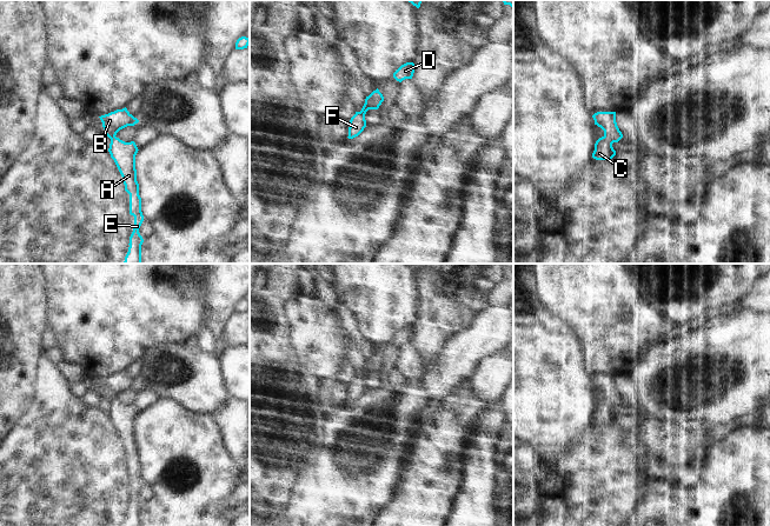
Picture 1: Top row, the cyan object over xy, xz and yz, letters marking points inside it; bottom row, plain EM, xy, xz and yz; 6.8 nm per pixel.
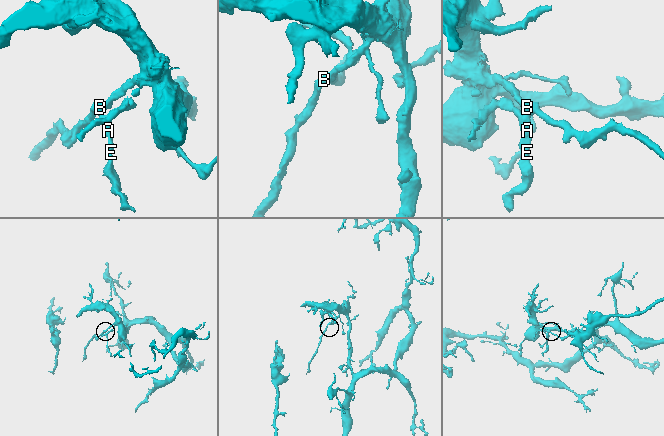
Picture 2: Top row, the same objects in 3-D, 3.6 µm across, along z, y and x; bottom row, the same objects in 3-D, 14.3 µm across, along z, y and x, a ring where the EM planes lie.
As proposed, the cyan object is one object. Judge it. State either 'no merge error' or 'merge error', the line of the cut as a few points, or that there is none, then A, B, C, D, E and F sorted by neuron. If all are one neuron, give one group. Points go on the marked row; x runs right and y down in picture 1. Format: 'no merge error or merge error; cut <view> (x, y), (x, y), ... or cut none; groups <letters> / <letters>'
no merge error; cut none; groups A B C D E F

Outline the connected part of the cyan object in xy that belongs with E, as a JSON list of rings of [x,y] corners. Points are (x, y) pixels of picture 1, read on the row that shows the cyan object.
[[[126,107],[99,118],[105,134],[111,139],[108,152],[122,177],[125,191],[130,194],[130,214],[134,217],[134,228],[130,237],[128,252],[122,264],[141,264],[141,245],[144,239],[139,233],[139,228],[144,221],[144,215],[135,169],[135,155],[139,149],[134,141],[125,142],[115,137],[120,129],[134,126],[139,120]]]

